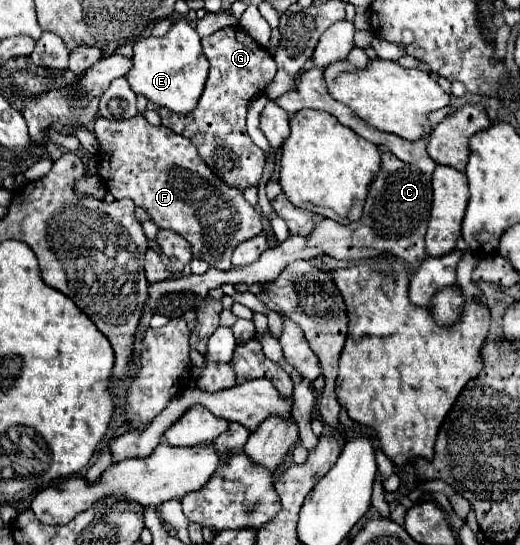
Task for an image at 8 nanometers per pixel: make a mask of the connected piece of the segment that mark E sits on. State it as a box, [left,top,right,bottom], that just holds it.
[126,19,208,113]

